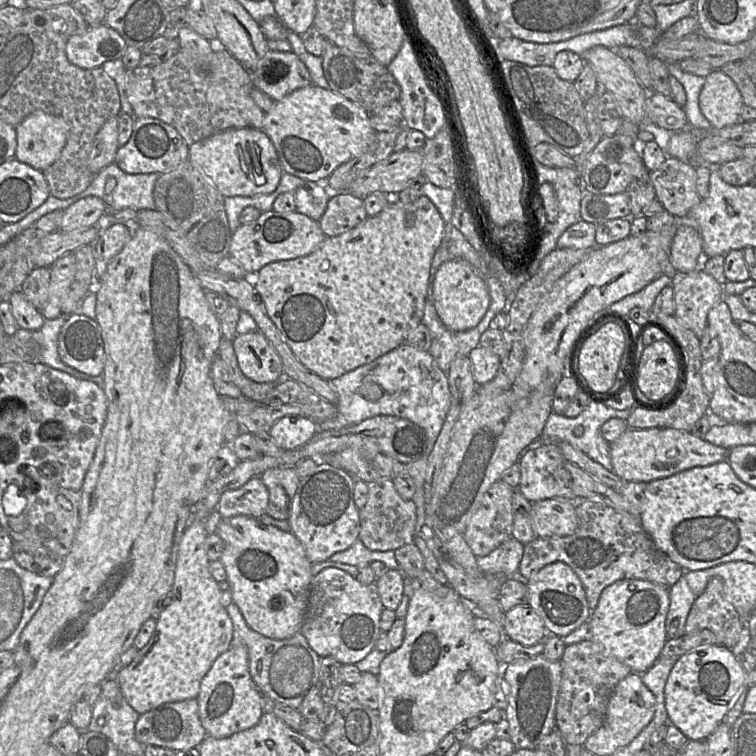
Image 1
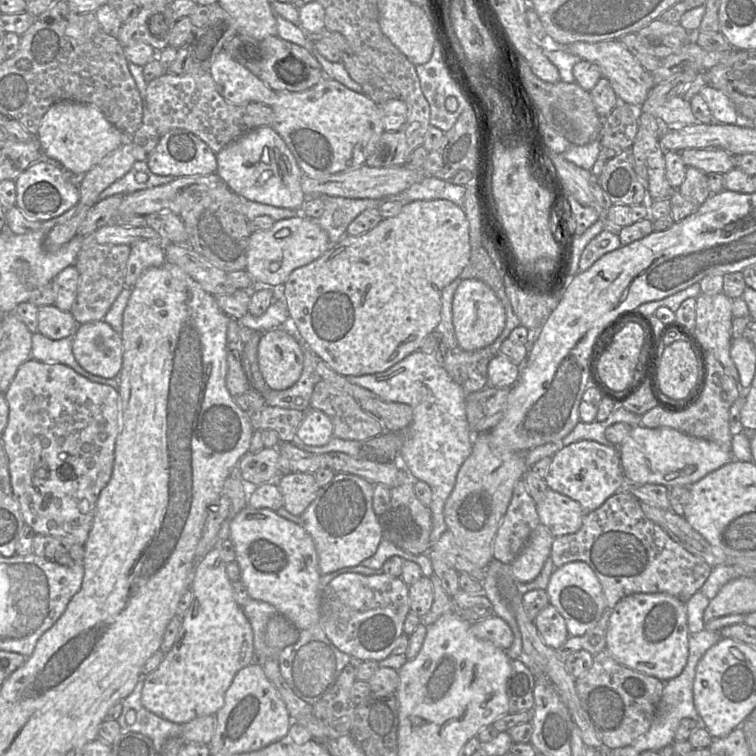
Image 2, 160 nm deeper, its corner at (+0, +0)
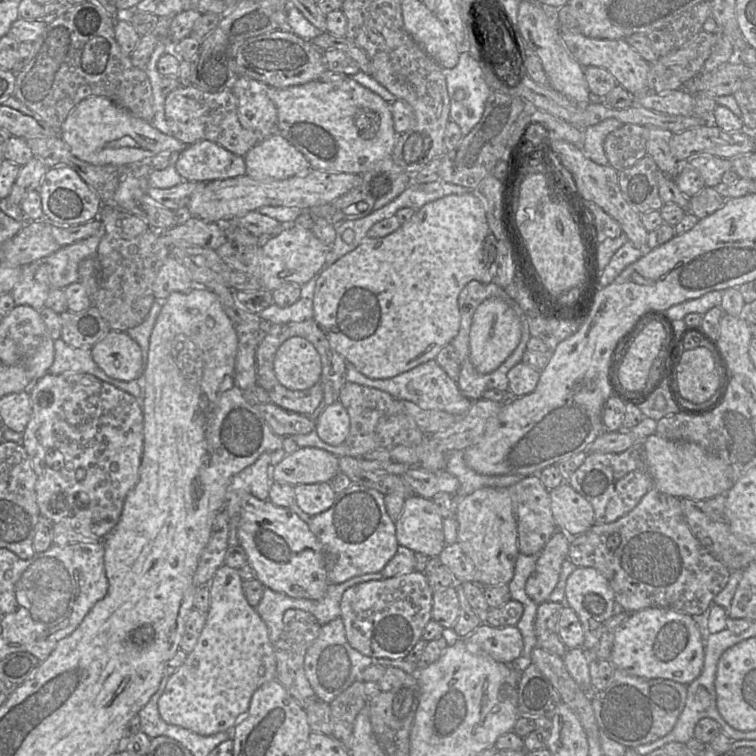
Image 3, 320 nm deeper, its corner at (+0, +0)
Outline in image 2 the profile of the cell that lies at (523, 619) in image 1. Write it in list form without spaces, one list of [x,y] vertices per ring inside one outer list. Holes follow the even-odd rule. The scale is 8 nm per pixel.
[[[552,605],[542,609],[533,622],[544,643],[553,649],[561,648],[570,636],[565,619]]]

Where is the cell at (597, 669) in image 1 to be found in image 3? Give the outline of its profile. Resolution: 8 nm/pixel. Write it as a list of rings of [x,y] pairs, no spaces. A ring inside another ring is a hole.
[[[615,668],[606,687],[588,696],[599,730],[626,748],[635,748],[672,731],[685,707],[687,693],[688,685],[663,678],[638,677]]]

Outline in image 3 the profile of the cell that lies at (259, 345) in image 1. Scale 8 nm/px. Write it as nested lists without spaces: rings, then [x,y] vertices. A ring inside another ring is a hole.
[[[300,336],[285,340],[274,357],[274,372],[278,381],[290,390],[305,390],[321,377],[322,365],[314,345]]]

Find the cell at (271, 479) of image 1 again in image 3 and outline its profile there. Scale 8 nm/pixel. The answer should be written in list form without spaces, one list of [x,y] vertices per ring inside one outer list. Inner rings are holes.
[[[329,482],[295,485],[296,504],[311,516],[328,510],[335,498],[336,492]]]

